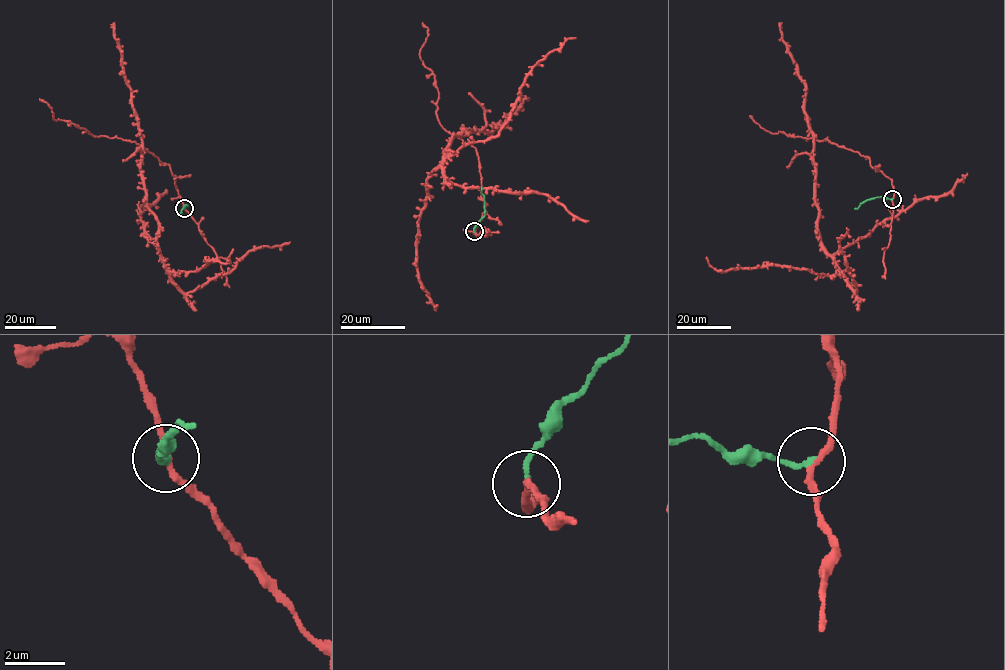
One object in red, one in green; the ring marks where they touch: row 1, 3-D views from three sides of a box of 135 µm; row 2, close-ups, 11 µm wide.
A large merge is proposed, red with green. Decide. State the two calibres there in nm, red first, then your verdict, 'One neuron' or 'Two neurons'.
Thickness 200 nm (red) against 180 nm. Two neurons

